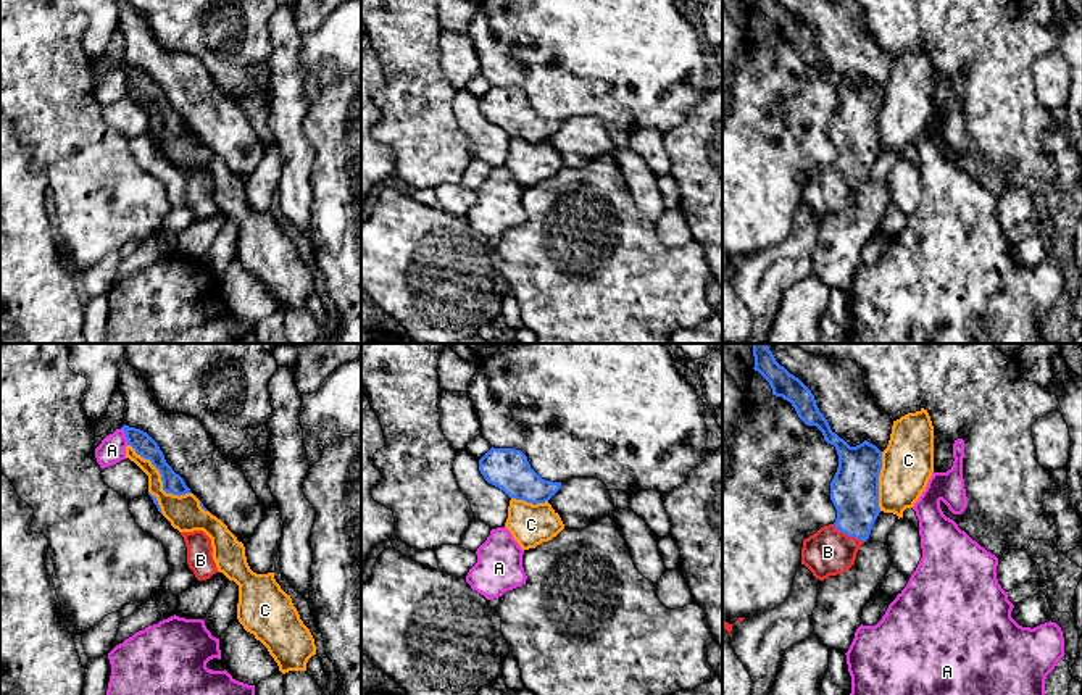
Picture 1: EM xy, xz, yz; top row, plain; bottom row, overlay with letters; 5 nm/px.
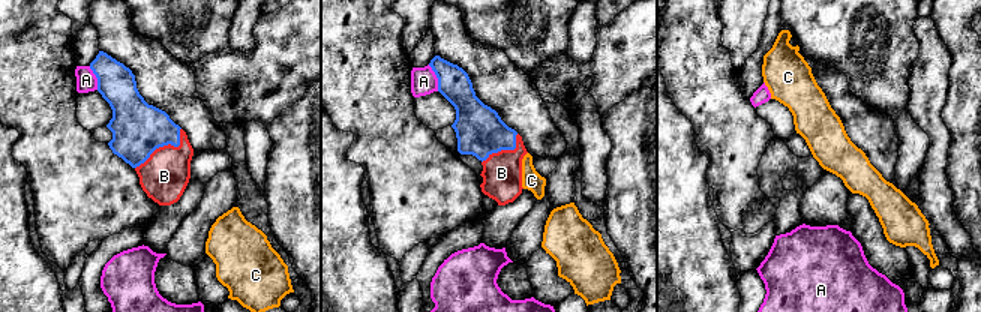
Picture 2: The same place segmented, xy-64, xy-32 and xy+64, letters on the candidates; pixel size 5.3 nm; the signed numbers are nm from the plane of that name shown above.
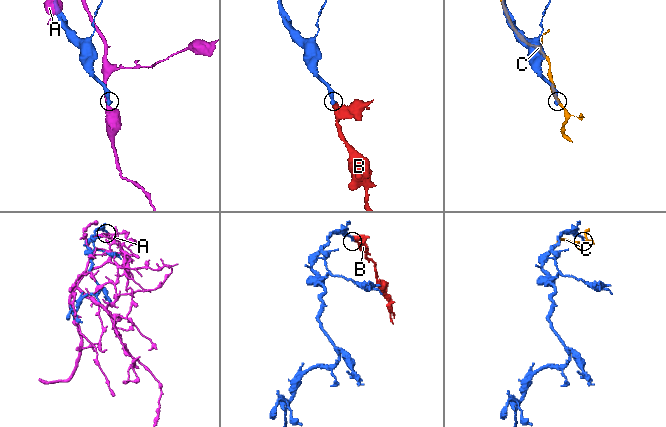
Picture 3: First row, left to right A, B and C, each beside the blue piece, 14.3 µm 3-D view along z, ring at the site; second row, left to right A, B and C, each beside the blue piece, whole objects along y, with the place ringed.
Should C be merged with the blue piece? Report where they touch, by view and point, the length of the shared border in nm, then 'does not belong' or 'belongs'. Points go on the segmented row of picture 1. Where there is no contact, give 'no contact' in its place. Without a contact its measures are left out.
meets blue in xy at (162, 478); contact 400 nm long; does not belong

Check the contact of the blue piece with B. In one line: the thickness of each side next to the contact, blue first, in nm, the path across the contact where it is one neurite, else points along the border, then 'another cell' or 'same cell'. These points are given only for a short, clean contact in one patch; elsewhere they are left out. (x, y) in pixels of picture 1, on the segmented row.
240/240 nm | across yz (855, 487), (855, 521), (848, 536), (828, 552) | same cell

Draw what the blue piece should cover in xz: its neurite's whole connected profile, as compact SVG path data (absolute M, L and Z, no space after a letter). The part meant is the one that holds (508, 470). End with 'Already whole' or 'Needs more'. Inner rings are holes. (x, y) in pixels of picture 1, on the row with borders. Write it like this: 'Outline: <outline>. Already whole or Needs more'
Outline: M490 448L479 460L484 479L503 490L510 498L537 505L548 501L561 482L542 479L529 464L527 456L514 448Z. Already whole

